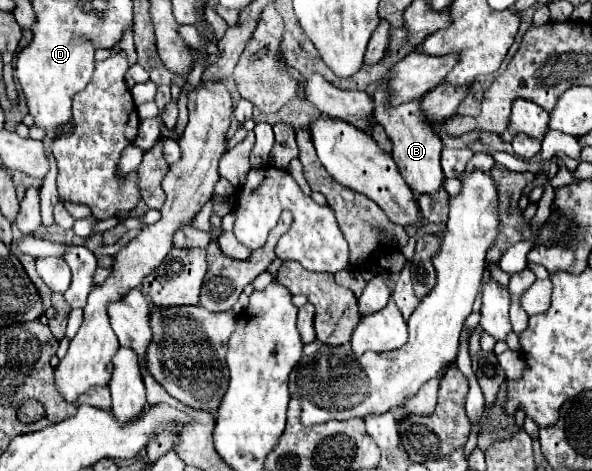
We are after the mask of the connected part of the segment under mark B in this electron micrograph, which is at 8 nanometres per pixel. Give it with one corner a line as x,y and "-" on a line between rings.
376,92
374,100
374,118
378,124
384,126
390,142
392,142
392,158
398,164
400,174
404,176
406,184
412,188
414,194
434,194
442,188
444,174
440,168
440,152
442,140
434,134
432,126
420,116
420,104
408,102
400,106
390,106
384,92

